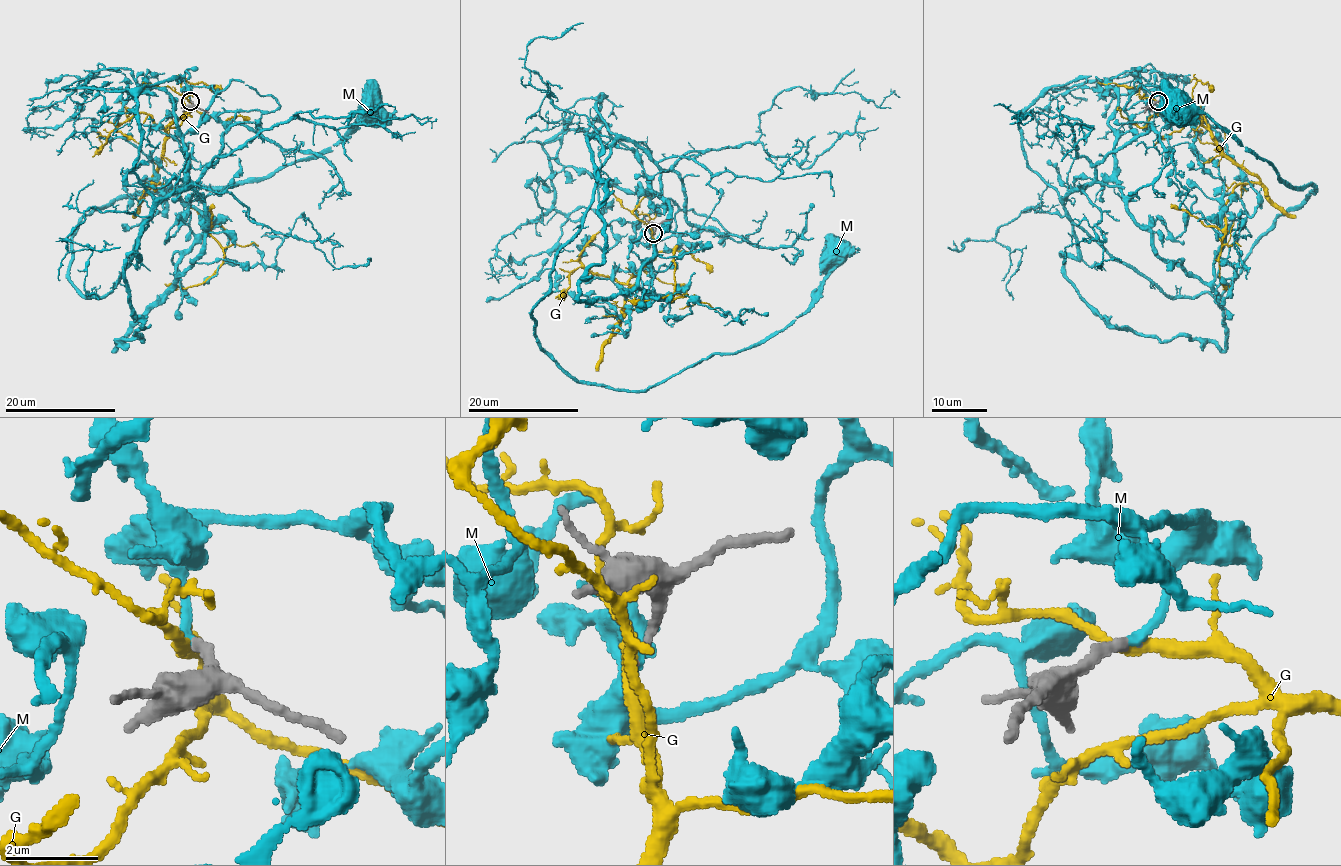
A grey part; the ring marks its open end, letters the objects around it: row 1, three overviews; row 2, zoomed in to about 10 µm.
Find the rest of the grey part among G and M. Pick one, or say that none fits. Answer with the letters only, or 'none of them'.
M

